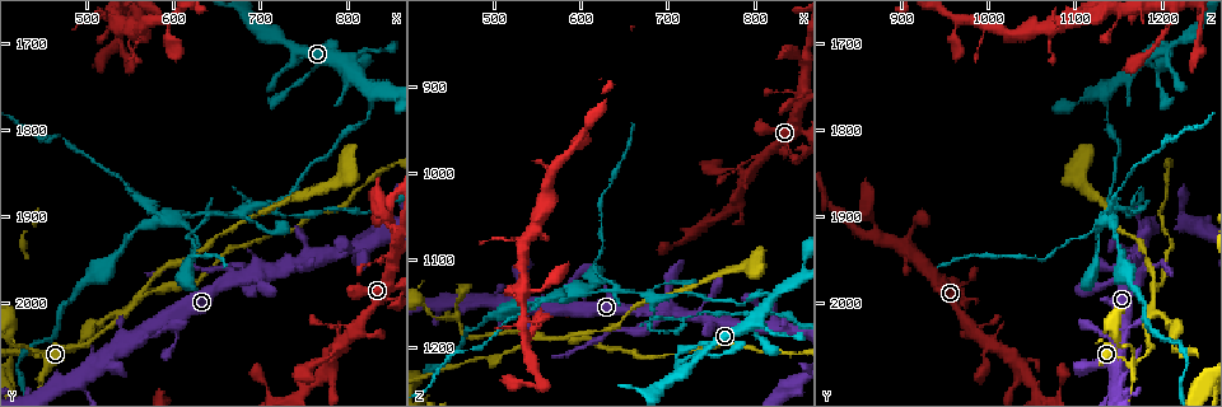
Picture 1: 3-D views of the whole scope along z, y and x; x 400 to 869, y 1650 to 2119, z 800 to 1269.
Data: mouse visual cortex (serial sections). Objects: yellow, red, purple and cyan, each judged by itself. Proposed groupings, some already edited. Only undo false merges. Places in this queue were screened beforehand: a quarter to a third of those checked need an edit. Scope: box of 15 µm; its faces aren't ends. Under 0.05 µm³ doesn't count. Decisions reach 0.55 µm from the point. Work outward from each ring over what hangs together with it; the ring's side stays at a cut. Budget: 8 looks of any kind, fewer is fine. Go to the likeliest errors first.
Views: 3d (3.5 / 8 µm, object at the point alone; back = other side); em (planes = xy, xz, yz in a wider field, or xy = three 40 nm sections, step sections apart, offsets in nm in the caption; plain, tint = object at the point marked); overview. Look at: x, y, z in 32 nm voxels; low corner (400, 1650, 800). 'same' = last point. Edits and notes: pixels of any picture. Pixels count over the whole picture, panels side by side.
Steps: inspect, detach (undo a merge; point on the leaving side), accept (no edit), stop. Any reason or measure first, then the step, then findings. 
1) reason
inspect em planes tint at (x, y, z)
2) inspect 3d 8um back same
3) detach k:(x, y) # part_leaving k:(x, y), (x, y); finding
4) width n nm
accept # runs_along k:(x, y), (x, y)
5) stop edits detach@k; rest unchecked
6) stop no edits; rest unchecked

inspect 3d 3.5um at (455, 2070, 1165)

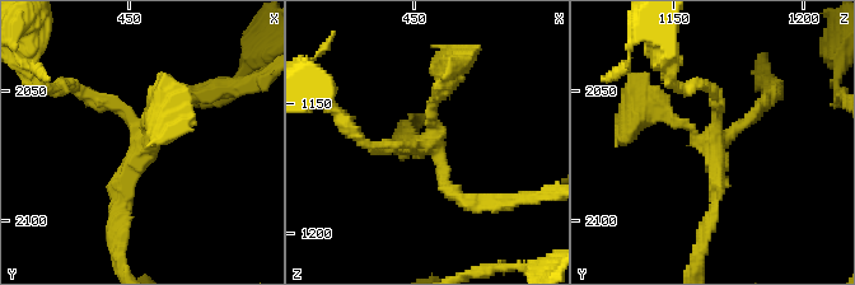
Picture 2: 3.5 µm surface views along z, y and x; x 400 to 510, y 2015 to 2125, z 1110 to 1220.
arms 4; arm_widths 150, 200, 200, 250 nm; need the tissue
inspect em planes tint at (458, 2068, 1166)

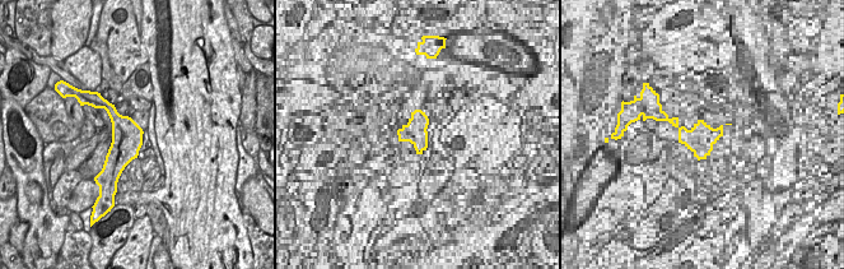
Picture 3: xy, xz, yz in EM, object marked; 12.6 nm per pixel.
inspect em xy step 5 tint same

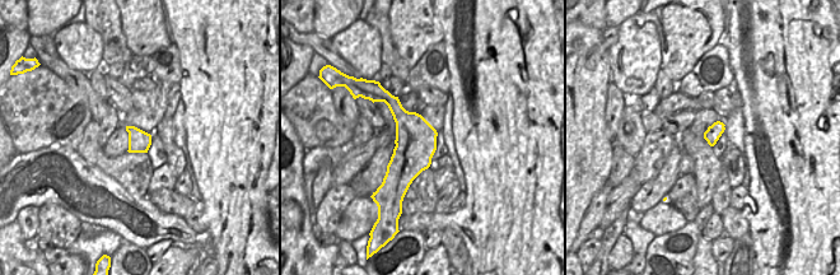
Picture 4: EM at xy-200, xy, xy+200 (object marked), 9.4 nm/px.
accept # runs_along 2:(445, 75), (430, 124), (445, 186), (466, 202); all the same cell

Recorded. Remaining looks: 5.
a narrow waist
inspect 3d 3.5um back at (815, 1790, 1135)

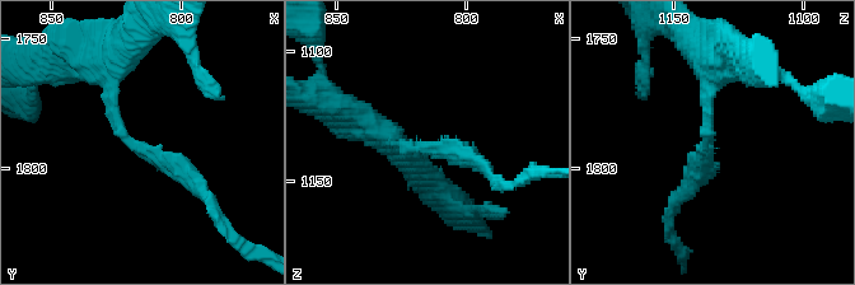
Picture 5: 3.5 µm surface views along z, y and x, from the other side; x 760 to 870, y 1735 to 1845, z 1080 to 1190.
arm_widths 200, 250 nm; shape alone is not enough
inspect em xy step 3 tint at (820, 1790, 1137)

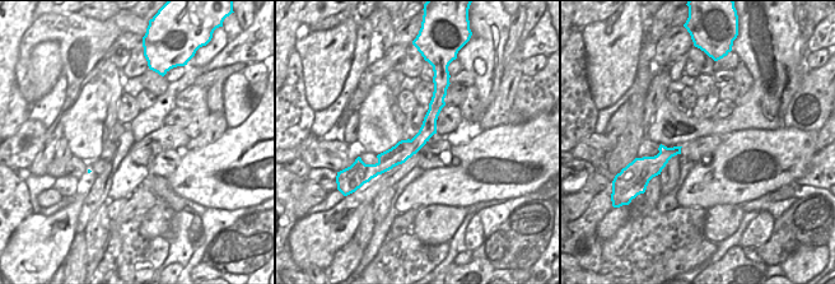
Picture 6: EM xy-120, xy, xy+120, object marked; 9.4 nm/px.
width 190 nm
detach 5:(173, 158) # part_leaving 5:(135, 146), (182, 166), (216, 216); a second cell is stuck on

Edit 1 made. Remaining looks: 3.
inspect overview

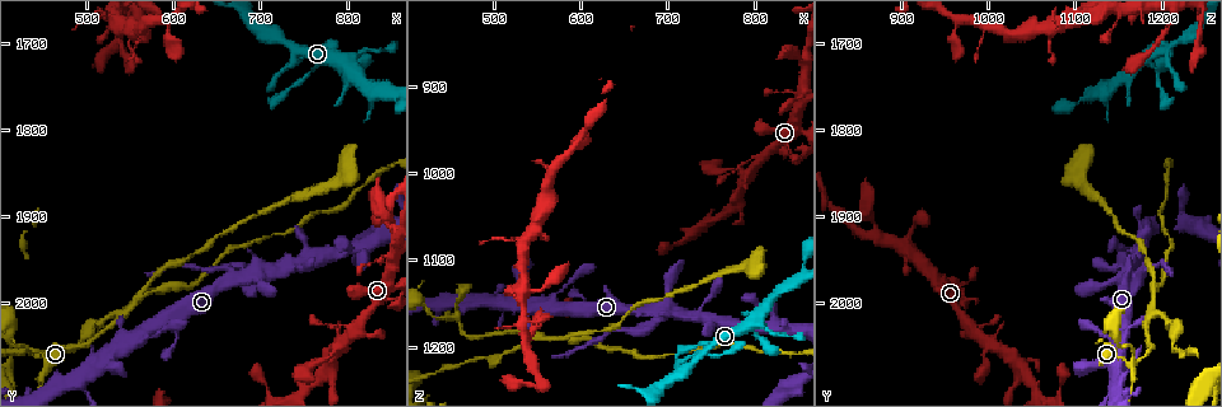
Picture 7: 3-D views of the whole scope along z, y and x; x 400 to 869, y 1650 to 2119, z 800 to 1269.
three-way junction
inspect 3d 3.5um back at (780, 2070, 1030)

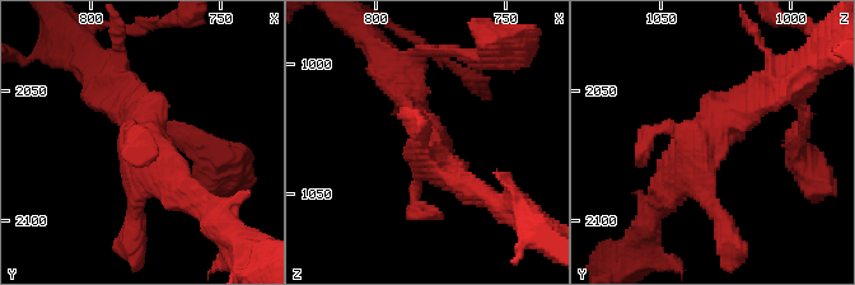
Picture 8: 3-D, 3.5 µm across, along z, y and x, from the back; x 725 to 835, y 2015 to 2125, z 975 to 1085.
need the tissue
inspect em xy step 5 tint at (779, 2066, 1031)

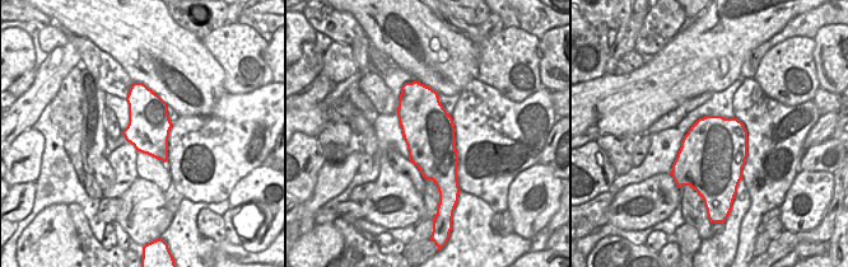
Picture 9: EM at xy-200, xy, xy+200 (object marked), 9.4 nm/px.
accept # runs_along 8:(756, 97), (694, 144), (662, 202); all the same cell

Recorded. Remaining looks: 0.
stop edits detach@5; rest unchecked

